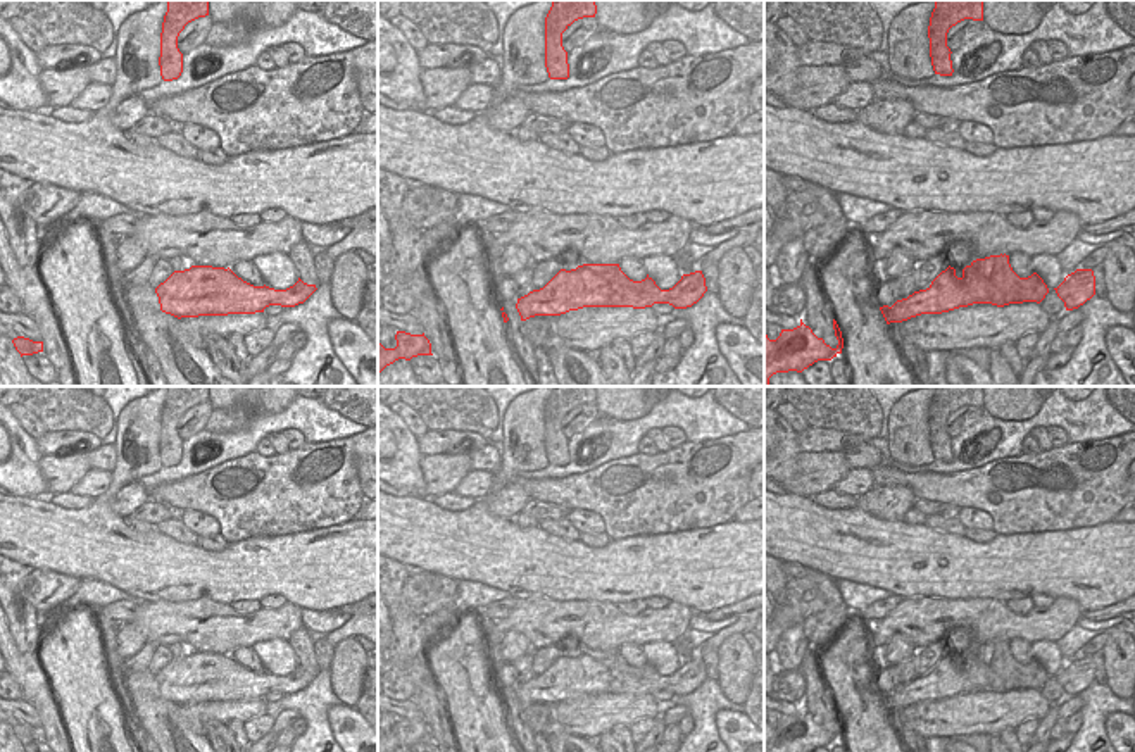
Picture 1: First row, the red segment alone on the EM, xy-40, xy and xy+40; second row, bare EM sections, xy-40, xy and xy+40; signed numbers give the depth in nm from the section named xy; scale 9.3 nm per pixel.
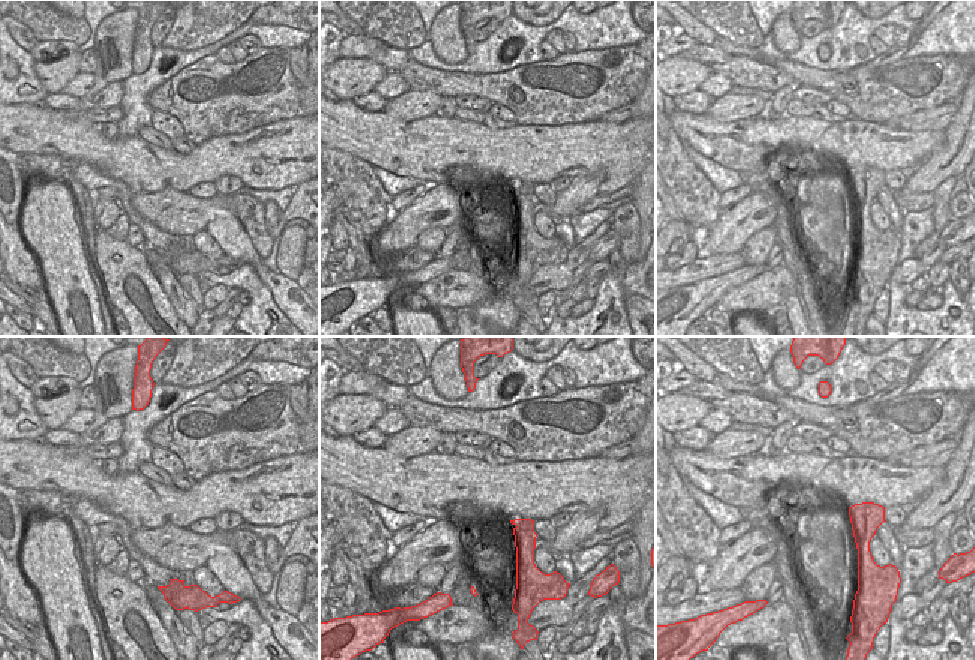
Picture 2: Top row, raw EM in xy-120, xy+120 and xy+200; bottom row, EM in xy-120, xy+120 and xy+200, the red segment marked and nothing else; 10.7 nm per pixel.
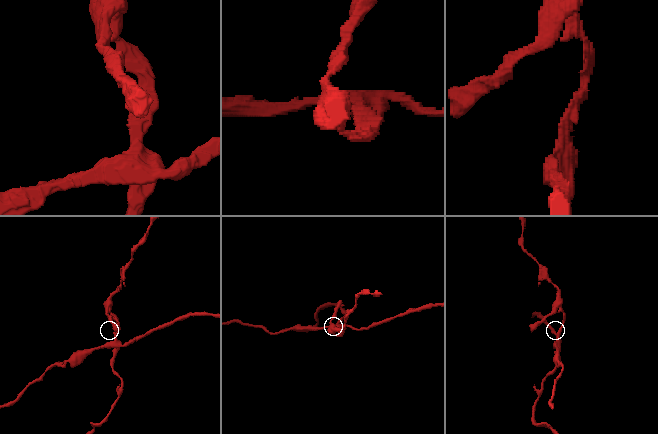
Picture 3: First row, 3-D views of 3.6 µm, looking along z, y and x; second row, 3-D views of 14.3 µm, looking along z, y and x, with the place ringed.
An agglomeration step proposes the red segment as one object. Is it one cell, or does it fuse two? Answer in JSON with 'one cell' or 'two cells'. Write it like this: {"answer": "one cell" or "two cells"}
{"answer": "two cells"}

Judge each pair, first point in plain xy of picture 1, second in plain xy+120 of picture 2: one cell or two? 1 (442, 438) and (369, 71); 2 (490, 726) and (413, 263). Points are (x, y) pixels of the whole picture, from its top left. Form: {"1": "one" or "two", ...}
{"1": "two", "2": "two"}

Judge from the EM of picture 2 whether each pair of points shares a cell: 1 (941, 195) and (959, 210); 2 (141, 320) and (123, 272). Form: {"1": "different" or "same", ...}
{"1": "different", "2": "same"}

